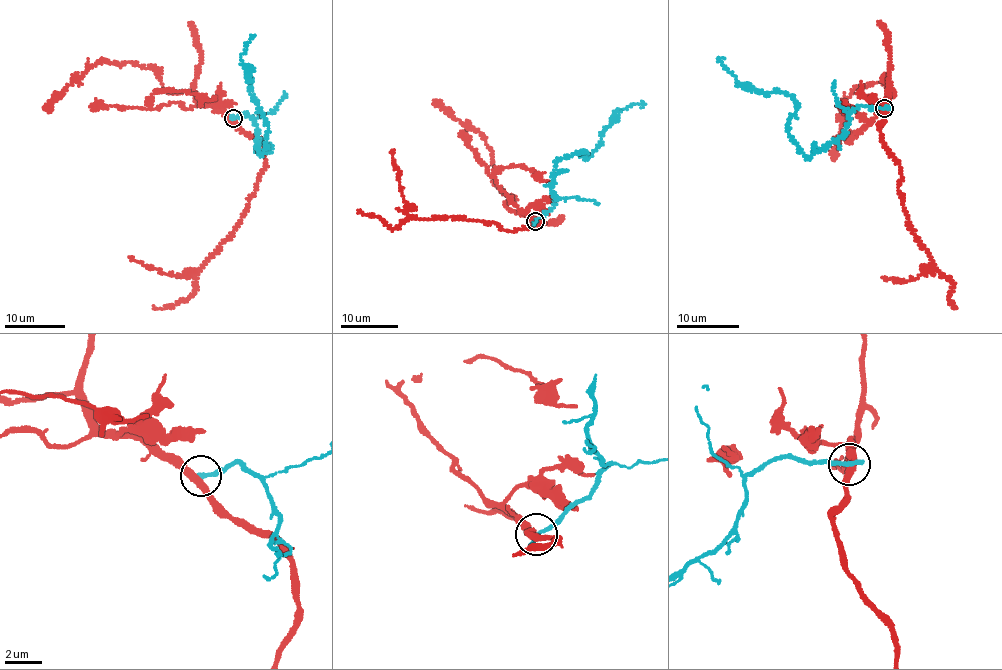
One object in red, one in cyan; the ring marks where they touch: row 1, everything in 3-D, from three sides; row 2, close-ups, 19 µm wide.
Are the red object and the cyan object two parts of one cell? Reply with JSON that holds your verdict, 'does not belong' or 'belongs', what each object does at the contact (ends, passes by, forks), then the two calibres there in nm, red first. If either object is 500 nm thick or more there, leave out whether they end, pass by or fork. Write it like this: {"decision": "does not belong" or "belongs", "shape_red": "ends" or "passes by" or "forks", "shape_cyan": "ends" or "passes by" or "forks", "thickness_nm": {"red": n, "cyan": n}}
{"decision": "does not belong", "shape_red": "passes by", "shape_cyan": "ends", "thickness_nm": {"red": 340, "cyan": 280}}

